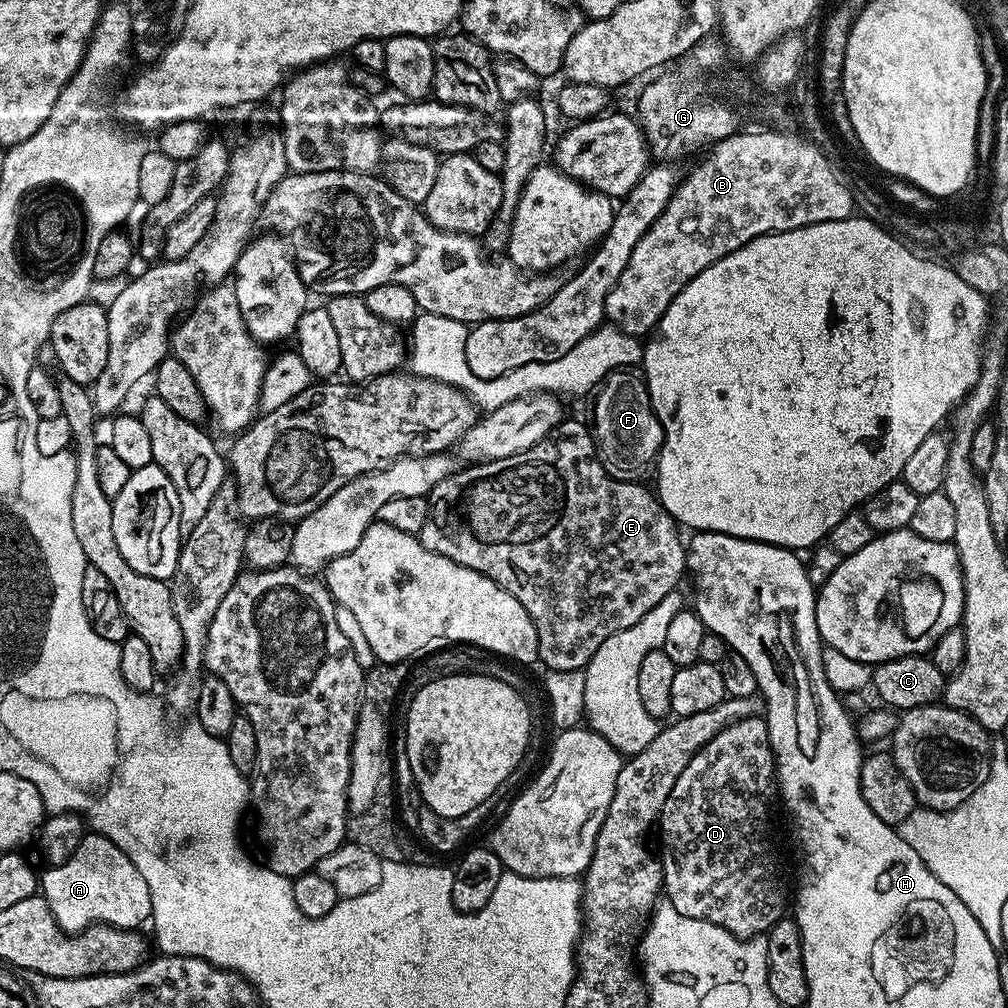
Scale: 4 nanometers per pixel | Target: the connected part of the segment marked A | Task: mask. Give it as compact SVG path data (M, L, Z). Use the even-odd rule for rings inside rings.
M85 834L78 850L74 850L66 862L45 869L39 877L38 888L61 932L75 934L94 924L136 930L149 923L152 915L150 886L146 886L146 878L138 874L138 866L134 866L110 838Z

